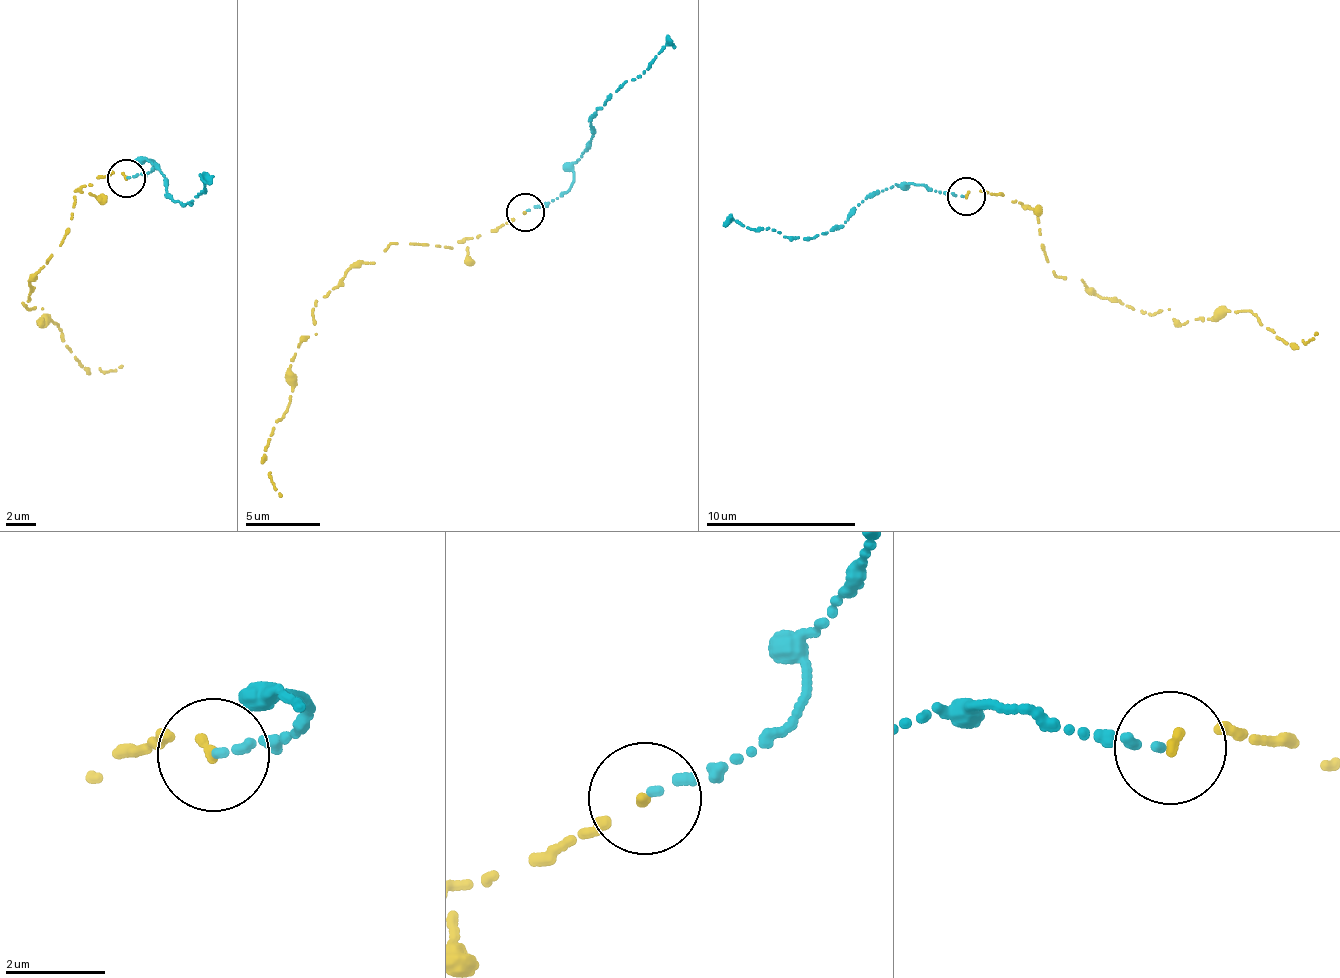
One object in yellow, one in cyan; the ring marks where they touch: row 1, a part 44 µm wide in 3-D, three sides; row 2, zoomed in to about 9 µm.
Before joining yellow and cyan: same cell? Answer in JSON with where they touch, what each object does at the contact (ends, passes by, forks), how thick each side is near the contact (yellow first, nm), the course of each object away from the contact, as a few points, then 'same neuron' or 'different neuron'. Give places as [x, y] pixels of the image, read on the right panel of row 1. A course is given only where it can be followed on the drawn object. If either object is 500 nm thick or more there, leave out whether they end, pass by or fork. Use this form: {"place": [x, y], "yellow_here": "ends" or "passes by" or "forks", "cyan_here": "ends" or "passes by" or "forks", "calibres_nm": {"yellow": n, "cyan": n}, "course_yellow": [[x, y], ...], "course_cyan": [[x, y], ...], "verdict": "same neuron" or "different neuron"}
{"place": [966, 196], "yellow_here": "ends", "cyan_here": "ends", "calibres_nm": {"yellow": 140, "cyan": 150}, "course_yellow": [[966, 195], [981, 191], [1032, 207], [1054, 274], [1141, 311], [1203, 320], [1239, 310], [1299, 346], [1317, 333]], "course_cyan": [[963, 195], [897, 185], [866, 198], [836, 230], [809, 239], [732, 220], [725, 227]], "verdict": "same neuron"}

